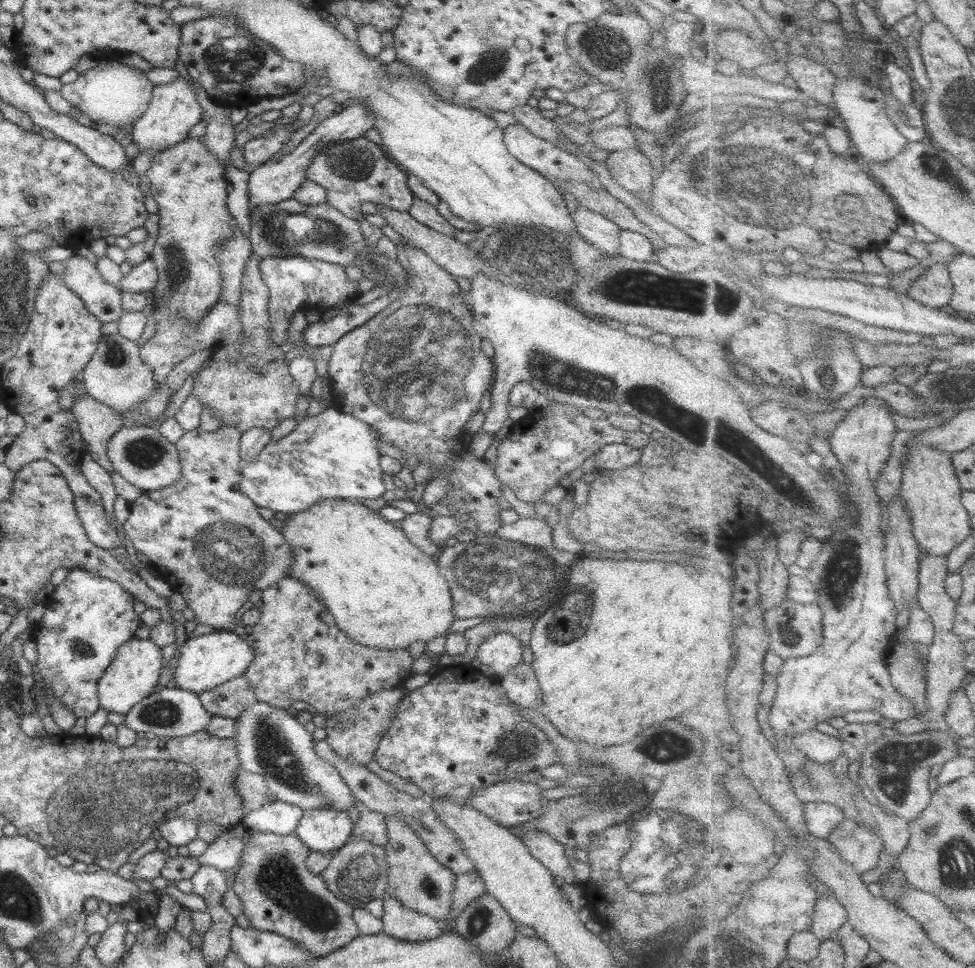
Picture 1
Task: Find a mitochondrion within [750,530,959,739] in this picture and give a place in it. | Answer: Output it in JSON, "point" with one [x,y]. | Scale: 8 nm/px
{"point":[840,568]}

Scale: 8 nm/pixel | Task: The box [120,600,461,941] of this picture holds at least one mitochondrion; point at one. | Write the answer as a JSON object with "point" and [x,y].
{"point":[276,877]}

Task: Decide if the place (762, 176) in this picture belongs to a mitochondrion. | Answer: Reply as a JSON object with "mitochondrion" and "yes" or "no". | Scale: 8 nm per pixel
{"mitochondrion":"yes"}

